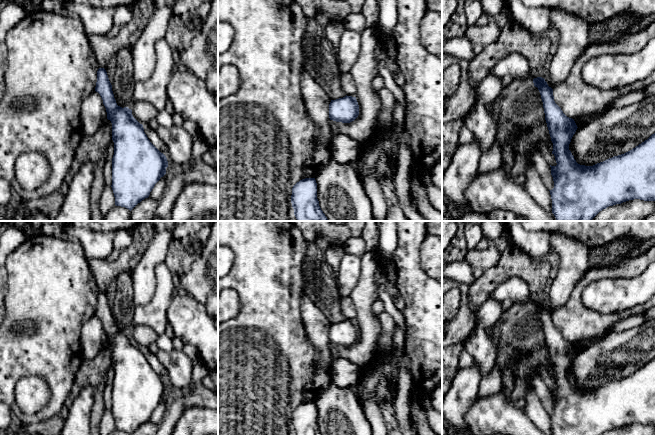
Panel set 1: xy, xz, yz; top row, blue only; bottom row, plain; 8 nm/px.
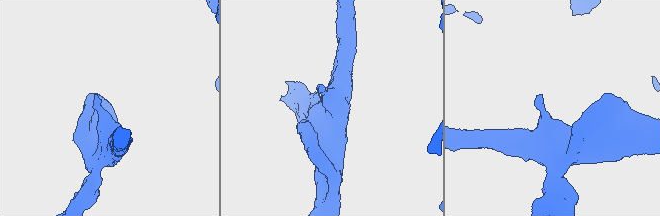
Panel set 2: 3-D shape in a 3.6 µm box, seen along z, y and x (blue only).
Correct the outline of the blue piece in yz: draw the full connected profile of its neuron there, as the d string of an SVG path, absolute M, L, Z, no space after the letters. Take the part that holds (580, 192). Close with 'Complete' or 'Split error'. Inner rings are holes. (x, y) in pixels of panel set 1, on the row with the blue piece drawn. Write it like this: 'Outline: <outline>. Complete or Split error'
Outline: M542 77L533 79L538 88L545 120L553 143L552 154L557 165L551 166L554 188L550 191L552 213L556 221L592 221L603 209L623 202L640 199L655 201L655 133L632 150L593 166L580 165L574 159L569 144L577 130L574 119L567 117L555 103L553 89Z. Complete

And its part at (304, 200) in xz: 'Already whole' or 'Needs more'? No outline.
Already whole

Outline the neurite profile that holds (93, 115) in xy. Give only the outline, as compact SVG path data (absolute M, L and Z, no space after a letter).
M92 92L82 102L80 121L84 135L93 135L107 121L106 108L98 92Z

